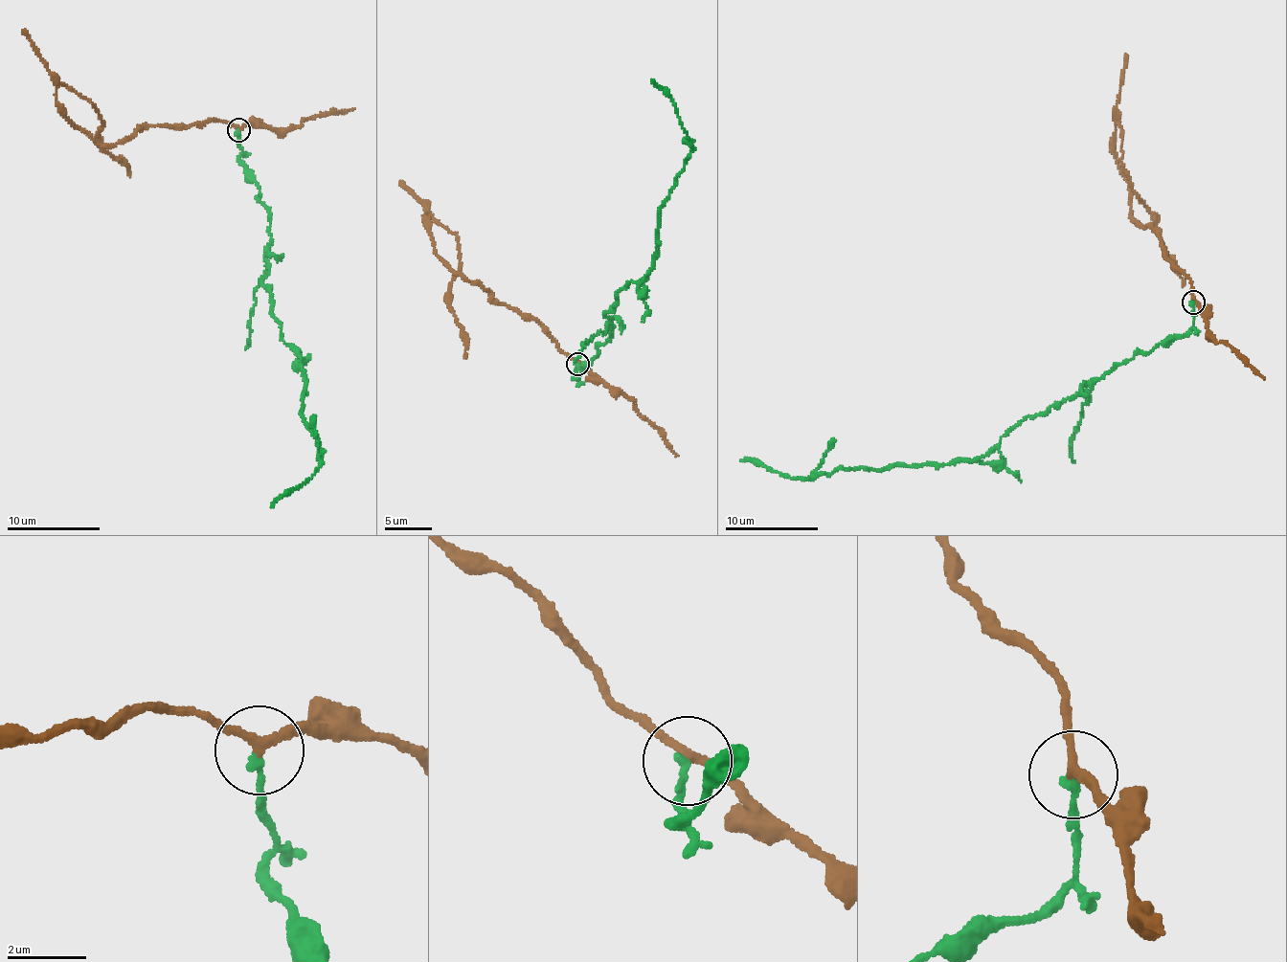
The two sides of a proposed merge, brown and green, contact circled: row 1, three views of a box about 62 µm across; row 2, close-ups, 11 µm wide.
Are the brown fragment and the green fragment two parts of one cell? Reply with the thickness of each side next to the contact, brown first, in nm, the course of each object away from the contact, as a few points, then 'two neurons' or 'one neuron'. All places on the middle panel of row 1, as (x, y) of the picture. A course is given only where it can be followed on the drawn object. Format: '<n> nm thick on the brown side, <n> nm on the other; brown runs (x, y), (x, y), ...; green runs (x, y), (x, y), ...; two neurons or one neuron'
200 nm thick on the brown side, 180 nm on the other; brown runs (576, 364), (533, 320), (440, 258), (428, 212), (457, 235), (448, 300), (465, 357); green runs (576, 364), (577, 379), (610, 335), (603, 314), (620, 288), (652, 268), (660, 207), (692, 146), (651, 79); two neurons

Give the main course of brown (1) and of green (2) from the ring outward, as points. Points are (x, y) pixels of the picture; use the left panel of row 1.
1: (237, 129), (215, 120), (150, 124), (101, 144), (65, 116), (58, 85), (92, 103), (100, 146), (129, 177)
2: (237, 129), (269, 214), (260, 281), (304, 370), (301, 416), (323, 455), (311, 479), (271, 507)

